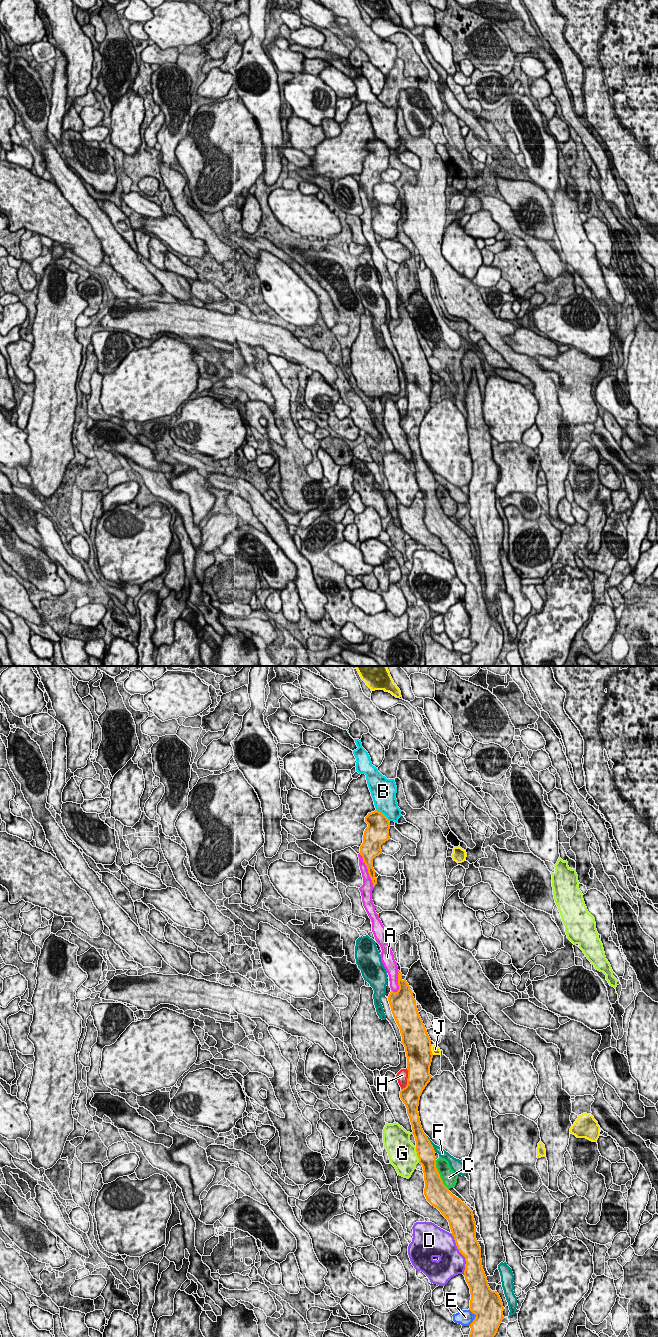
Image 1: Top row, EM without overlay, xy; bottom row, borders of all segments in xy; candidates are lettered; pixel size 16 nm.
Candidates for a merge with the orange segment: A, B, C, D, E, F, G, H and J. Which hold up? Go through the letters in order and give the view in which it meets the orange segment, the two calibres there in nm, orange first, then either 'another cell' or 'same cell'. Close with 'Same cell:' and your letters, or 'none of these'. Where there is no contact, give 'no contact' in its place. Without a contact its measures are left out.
A: xy | 240/160 nm | same cell
B: xy | 360/360 nm | another cell
C: xy | 340/240 nm | another cell
D: xy | 360/420 nm | another cell
E: xy | 460/260 nm | another cell
F: xy | 280/130 nm | another cell
G: xy | 280/460 nm | another cell
H: xy | 360/180 nm | another cell
J: xy | 440/140 nm | another cell
Same cell: A

